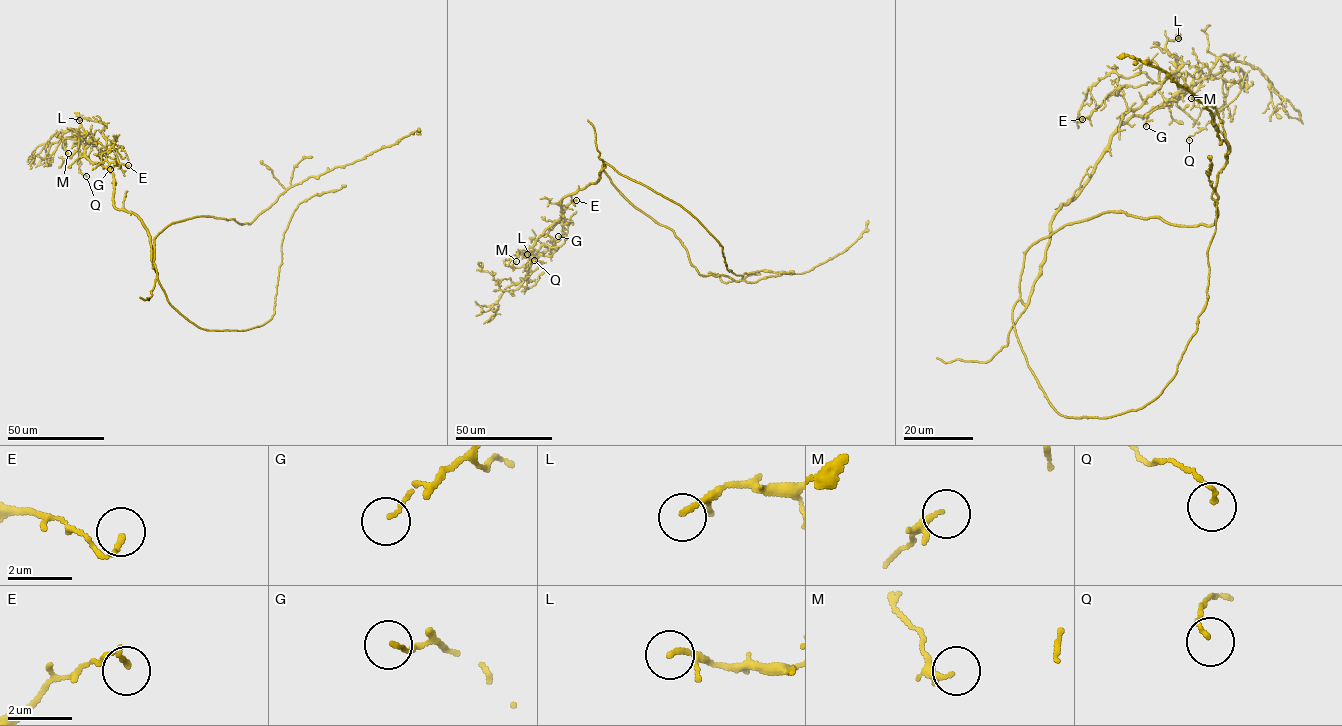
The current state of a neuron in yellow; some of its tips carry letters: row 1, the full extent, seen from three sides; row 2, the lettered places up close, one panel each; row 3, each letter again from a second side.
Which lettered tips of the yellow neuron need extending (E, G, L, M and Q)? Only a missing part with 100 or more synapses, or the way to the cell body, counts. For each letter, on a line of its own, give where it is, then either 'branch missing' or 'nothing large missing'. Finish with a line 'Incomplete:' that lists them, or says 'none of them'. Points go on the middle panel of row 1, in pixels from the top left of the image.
E: place (576, 200); nothing large missing
G: place (558, 236); nothing large missing
L: place (527, 254); nothing large missing
M: place (516, 261); nothing large missing
Q: place (534, 260); nothing large missing
Incomplete: none of them

